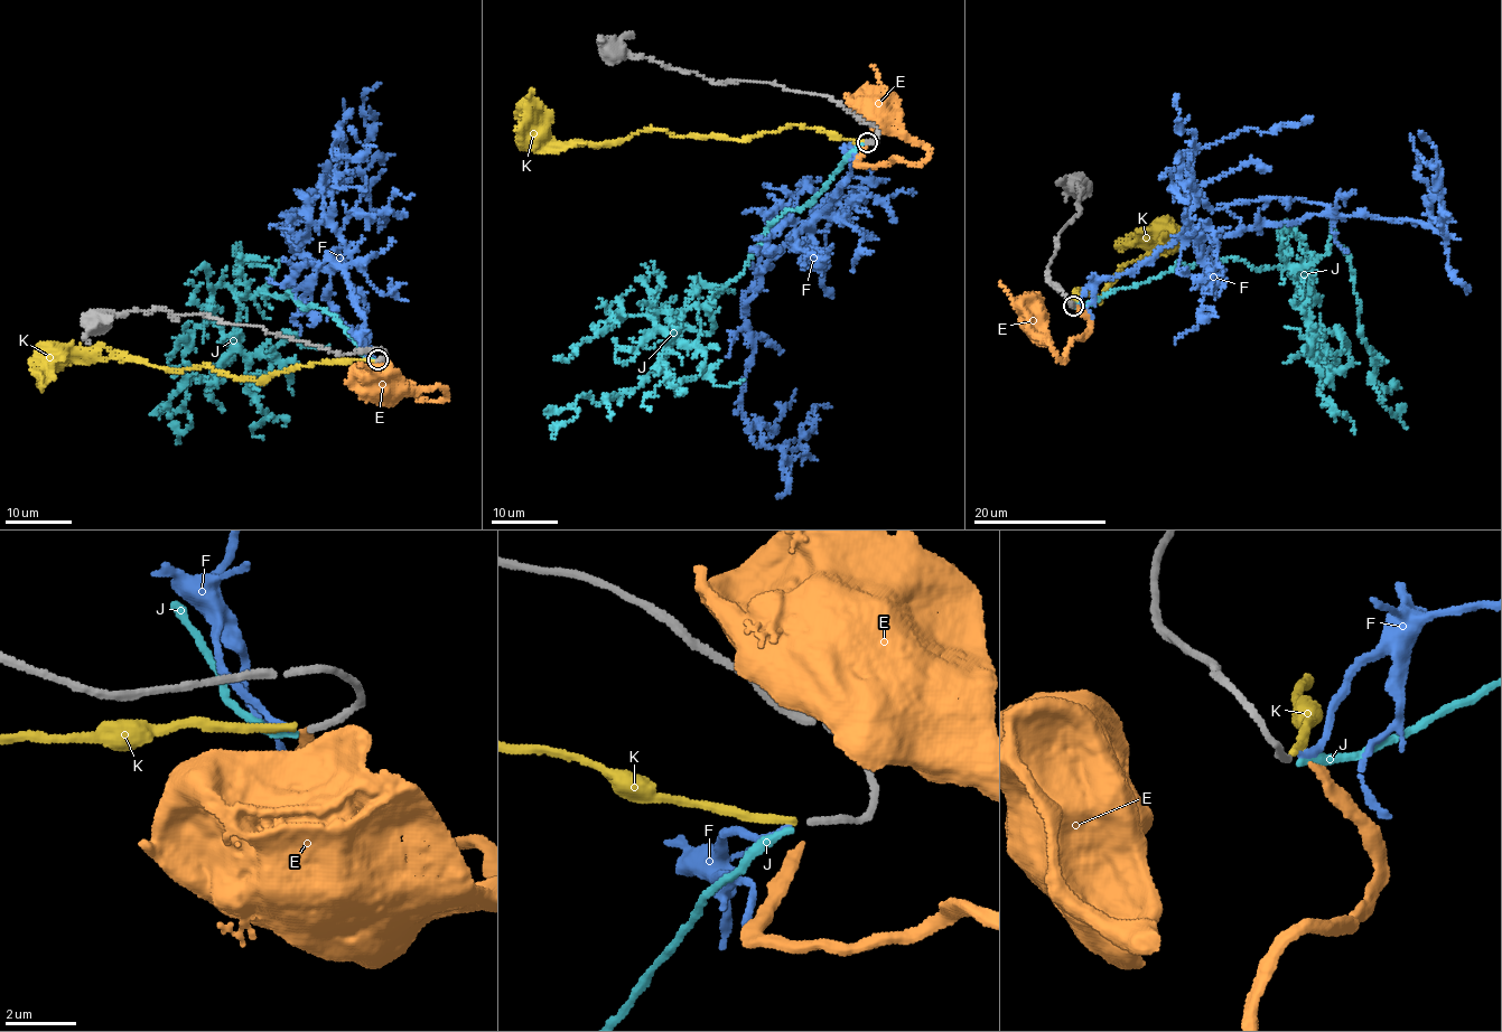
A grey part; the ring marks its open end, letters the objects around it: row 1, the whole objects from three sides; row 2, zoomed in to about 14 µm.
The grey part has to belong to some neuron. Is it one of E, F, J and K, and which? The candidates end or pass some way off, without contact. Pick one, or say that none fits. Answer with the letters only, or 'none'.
F

